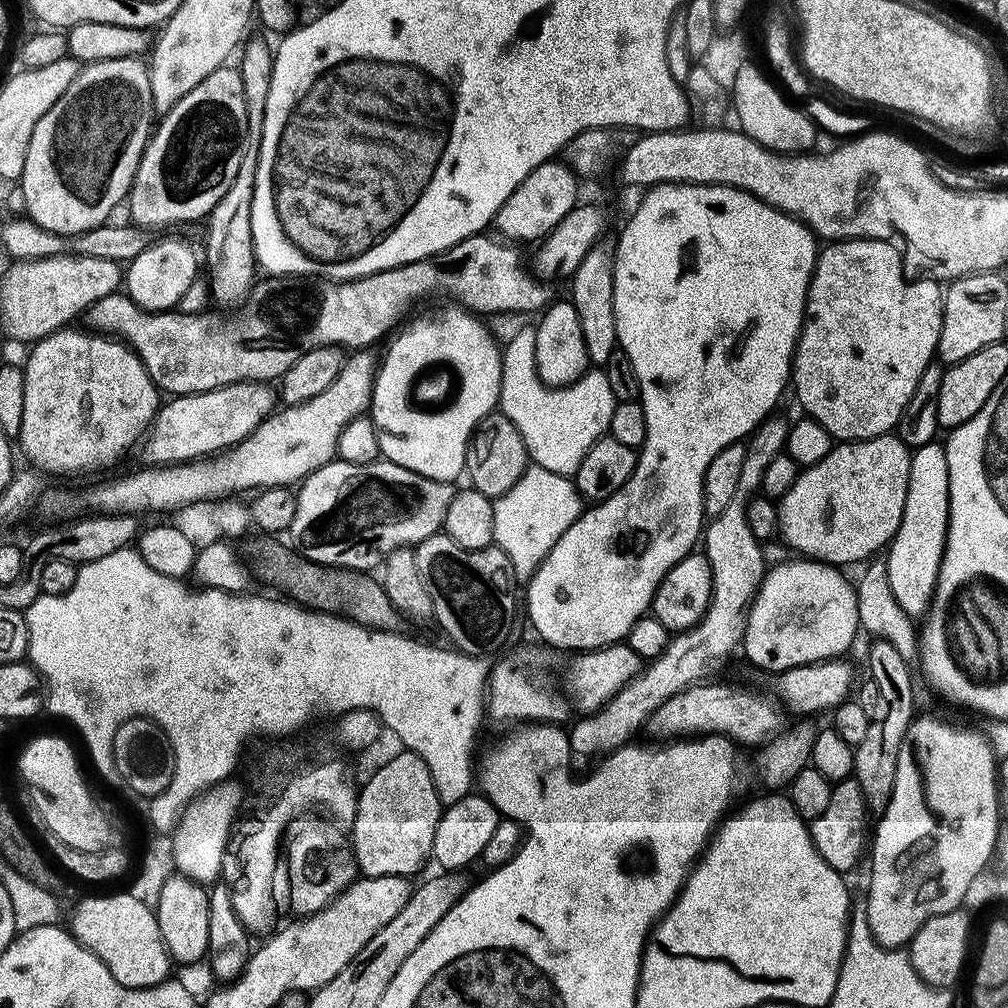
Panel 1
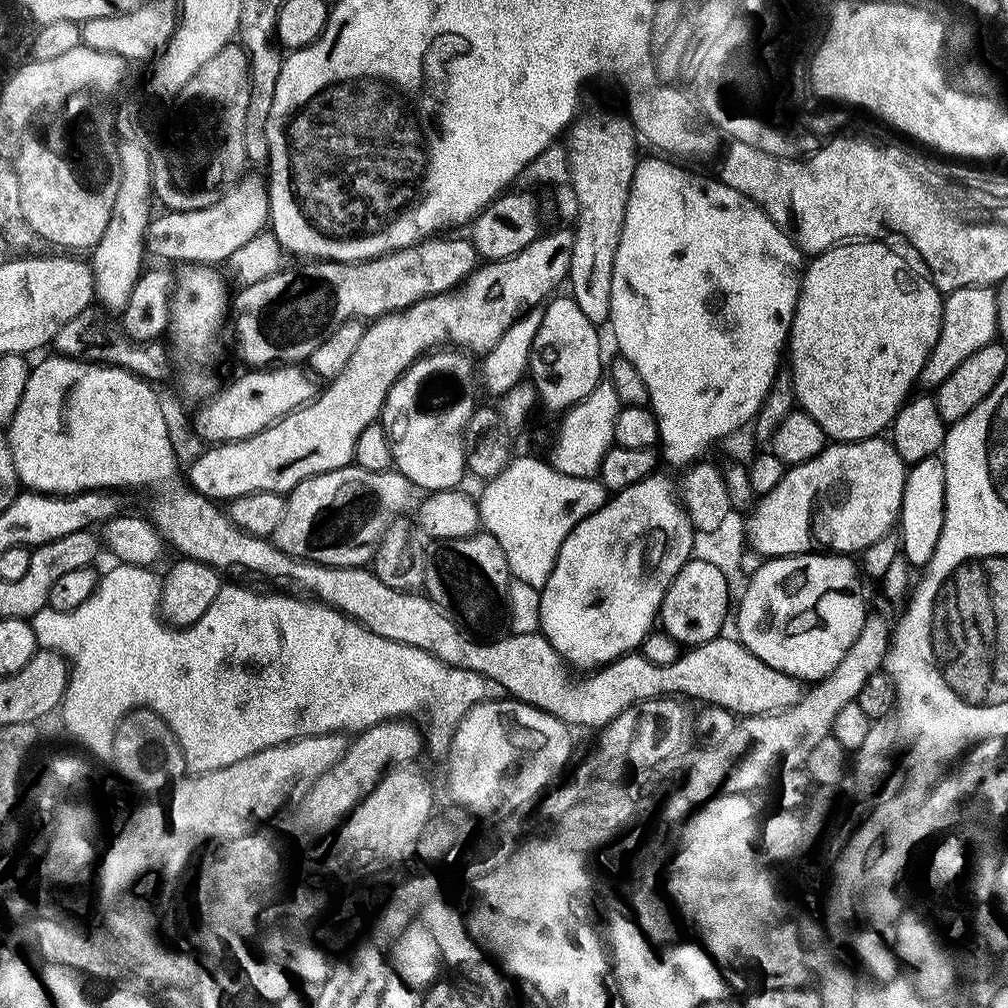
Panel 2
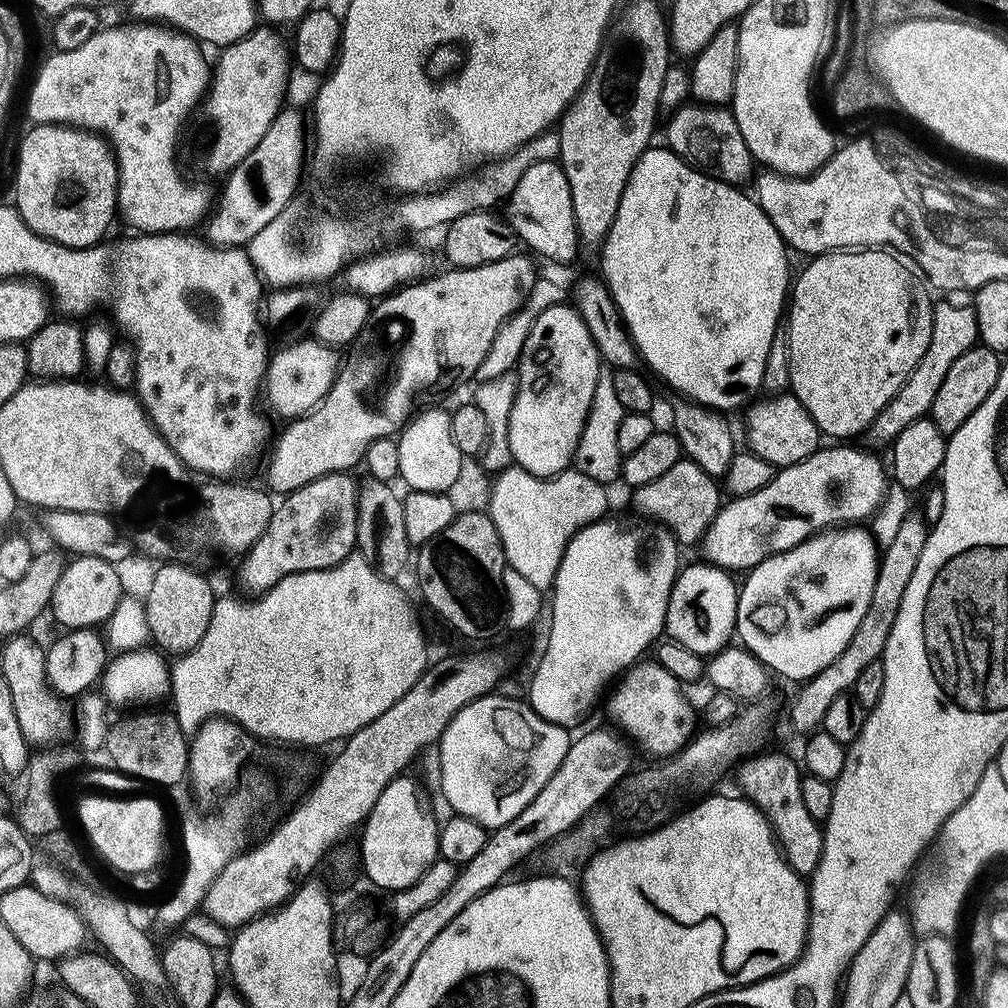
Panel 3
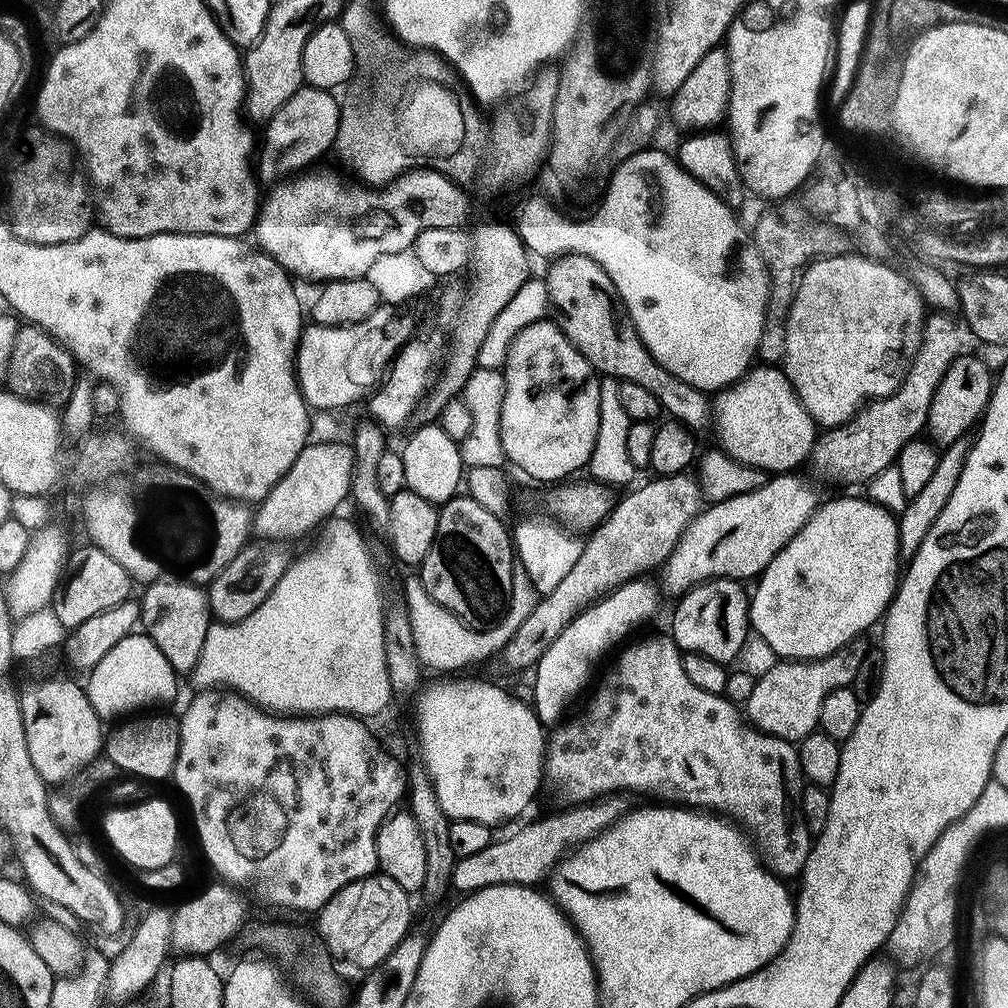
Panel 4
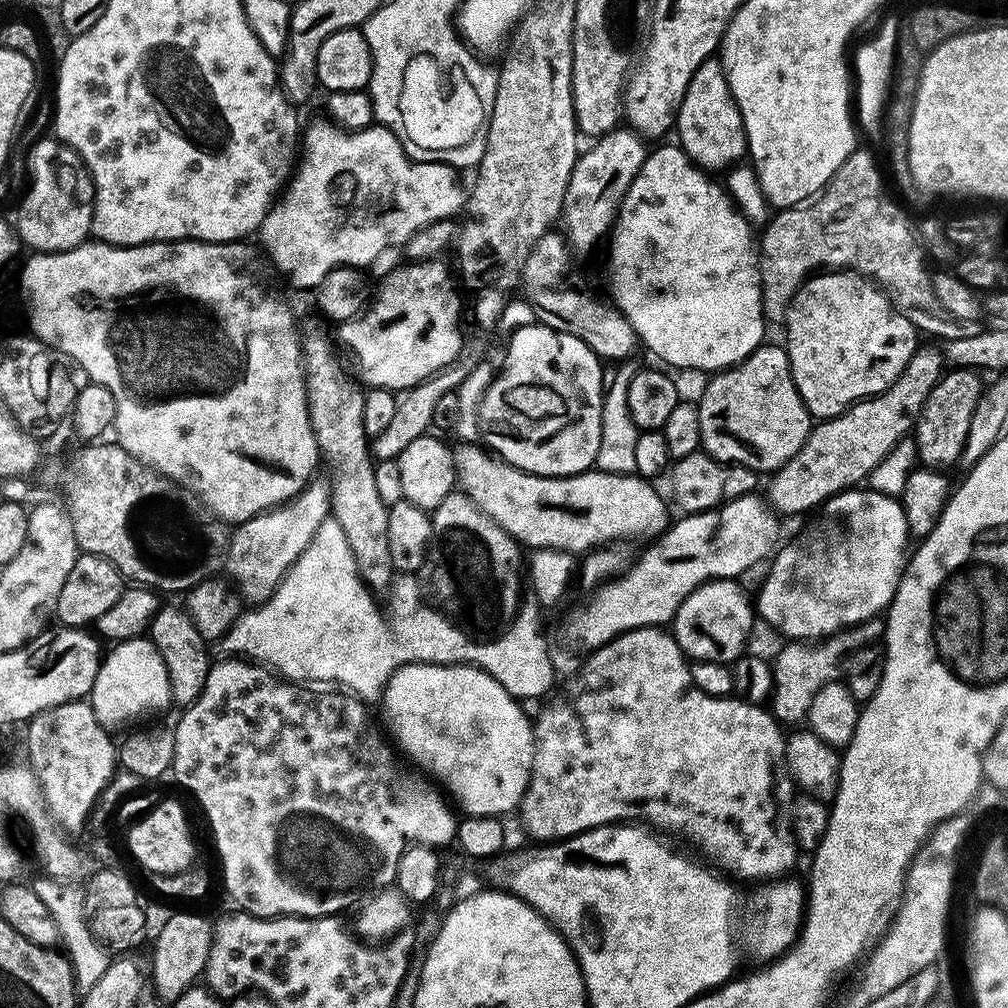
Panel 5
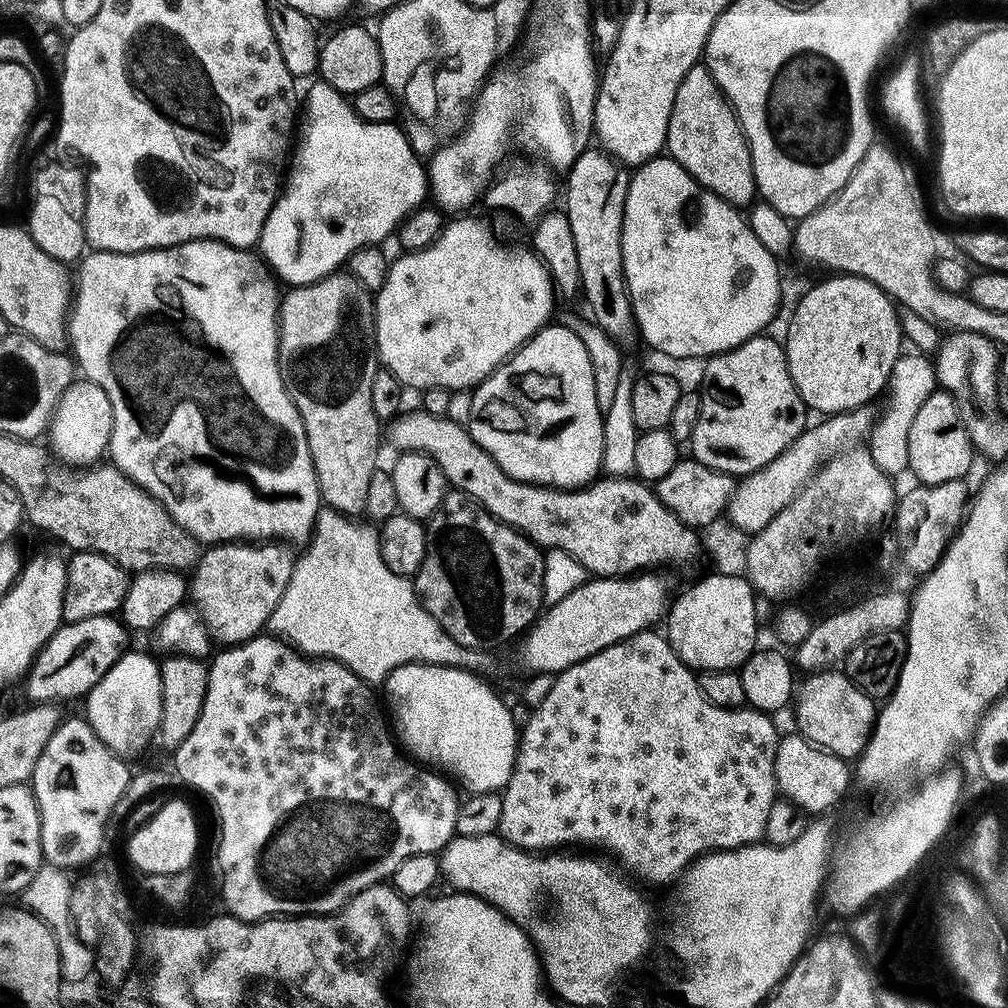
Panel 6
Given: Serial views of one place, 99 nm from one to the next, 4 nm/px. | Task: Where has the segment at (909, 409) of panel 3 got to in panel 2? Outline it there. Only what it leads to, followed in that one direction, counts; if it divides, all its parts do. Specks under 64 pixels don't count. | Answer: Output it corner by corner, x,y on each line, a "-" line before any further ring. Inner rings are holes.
966,286
962,290
954,290
944,296
944,309
942,310
942,326
938,334
938,342
930,350
928,360
920,371
919,387
924,390
939,388
974,350
982,350
982,346
993,343
997,339
996,319
998,306
996,305
996,288
989,286

